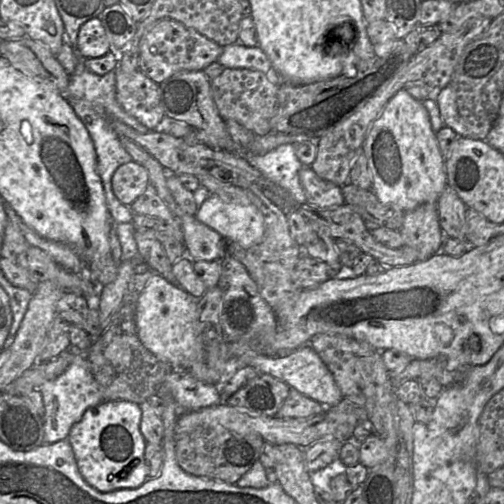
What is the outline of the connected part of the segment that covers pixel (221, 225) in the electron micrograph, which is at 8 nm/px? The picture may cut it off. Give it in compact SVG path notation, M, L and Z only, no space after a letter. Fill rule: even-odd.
M215 194L198 207L195 217L244 248L259 243L265 231L264 217L256 206L226 203Z

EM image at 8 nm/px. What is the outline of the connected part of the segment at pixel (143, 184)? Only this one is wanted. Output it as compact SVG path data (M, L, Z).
M134 161L119 166L111 180L112 190L118 200L130 206L149 184L149 176L143 165Z

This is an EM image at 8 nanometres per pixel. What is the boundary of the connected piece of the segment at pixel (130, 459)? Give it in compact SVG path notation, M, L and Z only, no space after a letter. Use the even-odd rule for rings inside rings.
M126 400L104 401L88 408L67 437L80 474L94 489L111 492L140 487L149 477L144 461L145 439L140 432L139 404Z

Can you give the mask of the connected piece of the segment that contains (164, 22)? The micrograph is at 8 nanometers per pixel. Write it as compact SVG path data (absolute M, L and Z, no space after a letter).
M162 19L155 23L144 36L139 54L138 70L160 85L163 81L183 70L203 70L217 62L223 47L172 19Z

